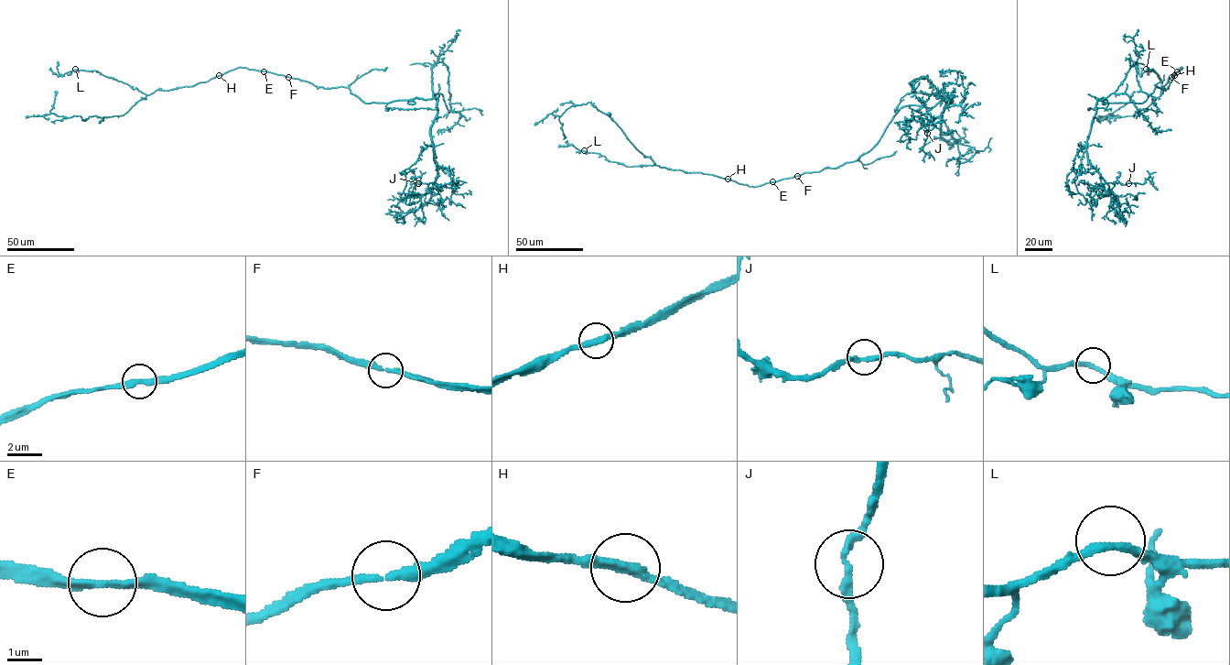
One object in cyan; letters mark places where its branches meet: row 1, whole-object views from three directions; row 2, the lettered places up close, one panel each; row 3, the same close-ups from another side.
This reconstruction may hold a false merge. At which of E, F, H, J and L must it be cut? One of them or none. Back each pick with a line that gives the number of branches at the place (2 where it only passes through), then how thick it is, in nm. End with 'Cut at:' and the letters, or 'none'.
Cut at: none

